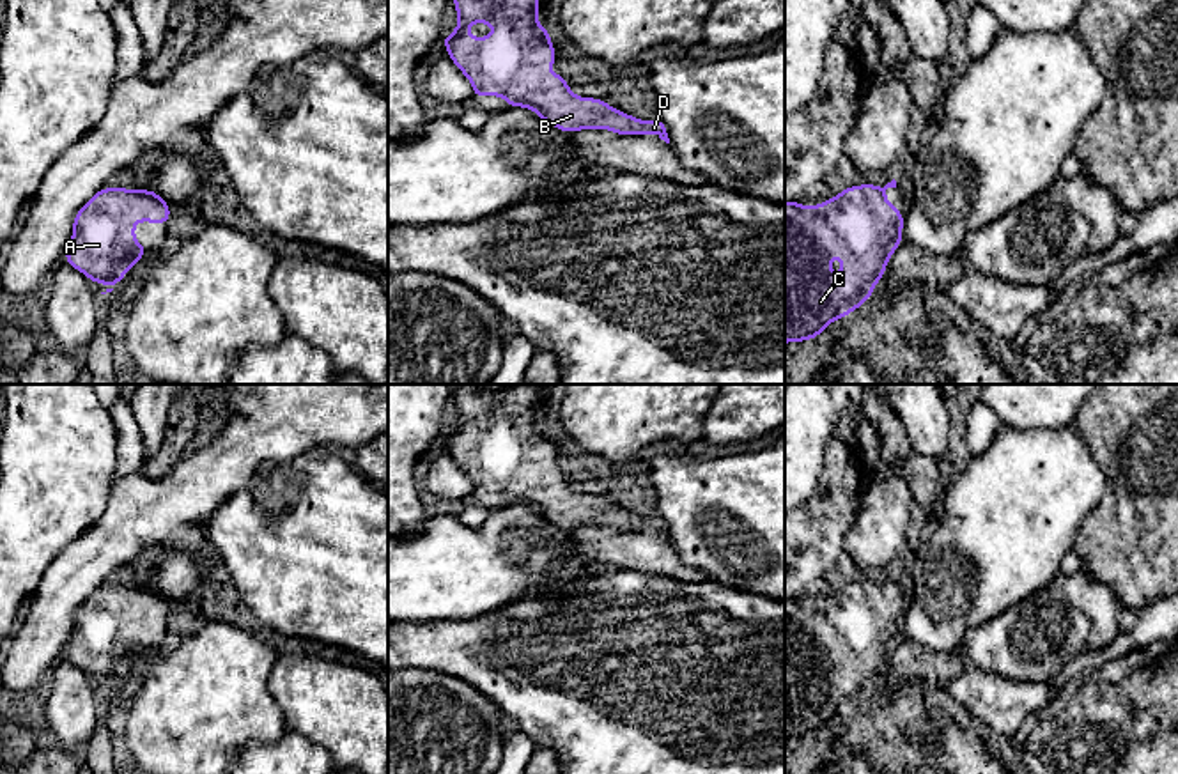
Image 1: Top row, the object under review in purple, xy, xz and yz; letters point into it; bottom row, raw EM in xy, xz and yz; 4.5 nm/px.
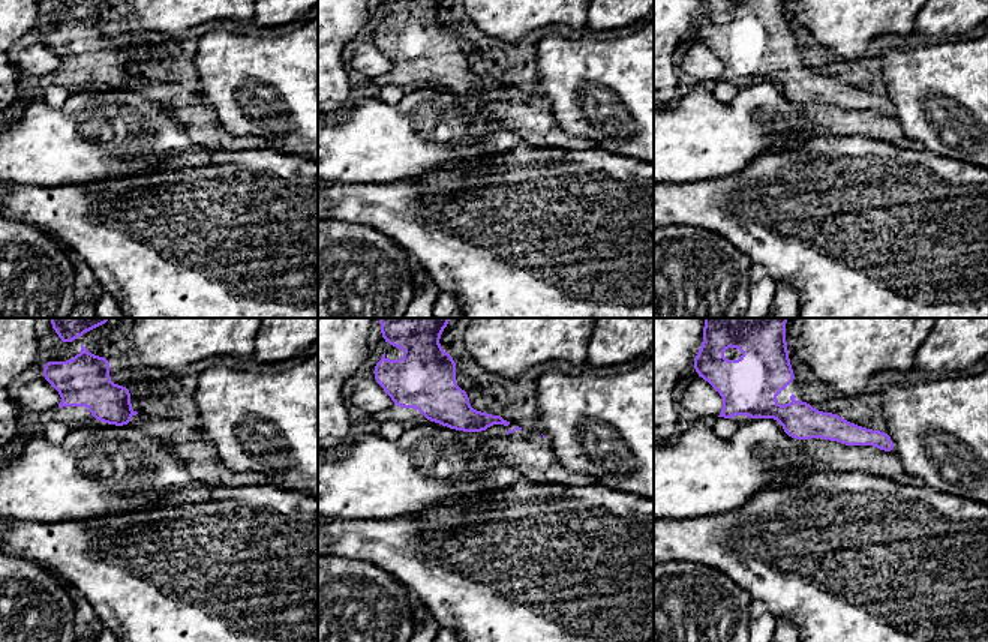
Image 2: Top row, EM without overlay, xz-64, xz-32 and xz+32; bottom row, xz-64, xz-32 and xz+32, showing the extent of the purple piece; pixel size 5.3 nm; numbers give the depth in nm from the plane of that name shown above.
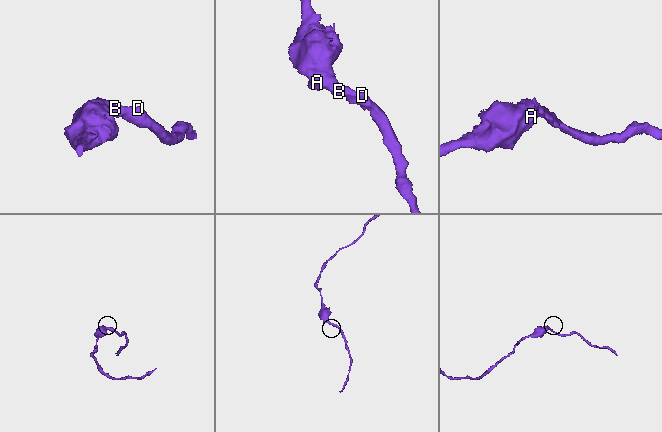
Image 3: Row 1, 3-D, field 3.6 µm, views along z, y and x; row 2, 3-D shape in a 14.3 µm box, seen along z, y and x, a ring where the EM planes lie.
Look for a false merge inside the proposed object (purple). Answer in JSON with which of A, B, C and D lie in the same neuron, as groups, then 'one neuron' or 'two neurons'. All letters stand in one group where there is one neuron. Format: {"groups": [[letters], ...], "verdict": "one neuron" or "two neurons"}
{"groups": [["A", "B", "C", "D"]], "verdict": "one neuron"}

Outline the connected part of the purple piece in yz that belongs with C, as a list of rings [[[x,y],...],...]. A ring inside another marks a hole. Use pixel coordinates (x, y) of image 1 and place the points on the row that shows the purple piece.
[[[893,179],[884,188],[872,182],[845,186],[845,190],[818,205],[802,207],[801,200],[785,202],[785,344],[815,340],[833,321],[856,312],[879,289],[889,257],[903,241],[905,214],[891,205],[886,190],[896,188]],[[831,255],[841,257],[841,275],[831,276]]]

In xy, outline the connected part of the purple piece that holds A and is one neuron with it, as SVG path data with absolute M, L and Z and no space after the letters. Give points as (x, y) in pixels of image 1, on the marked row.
M101 188L89 202L76 211L73 220L71 243L64 253L64 260L85 275L94 285L105 283L108 289L101 294L112 292L126 273L143 259L149 250L136 241L133 228L138 221L151 221L152 225L170 223L170 205L154 190L128 190L128 188Z

